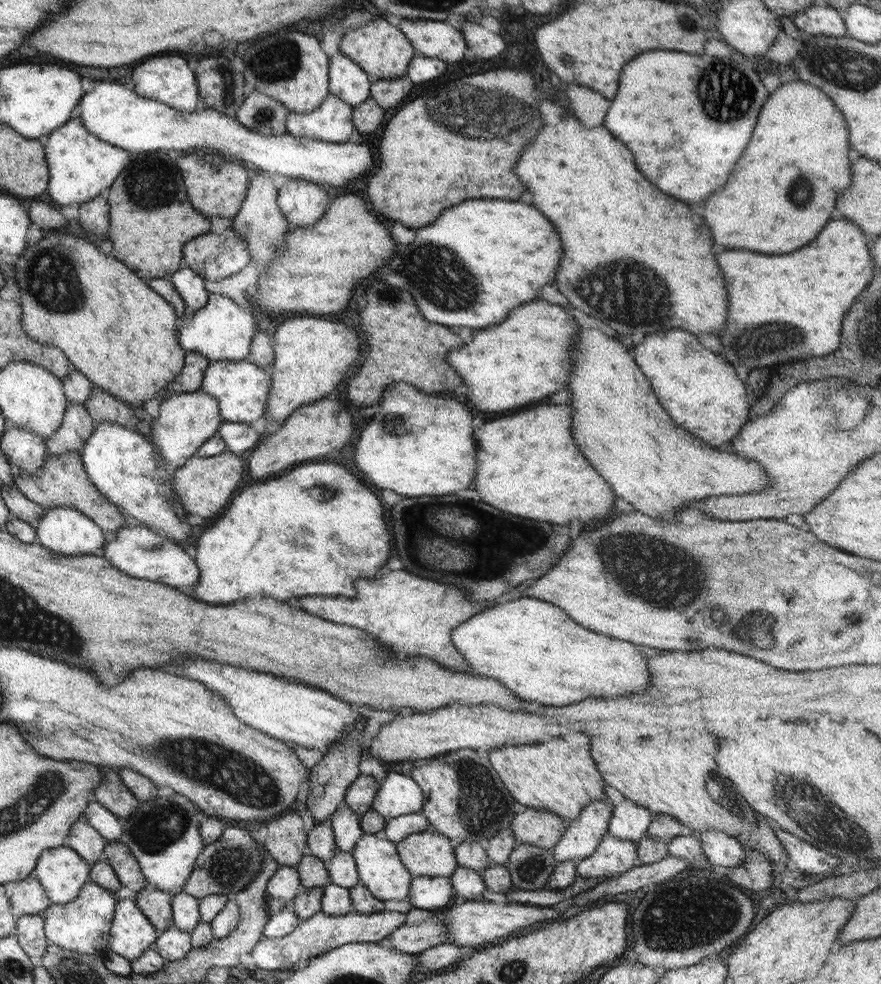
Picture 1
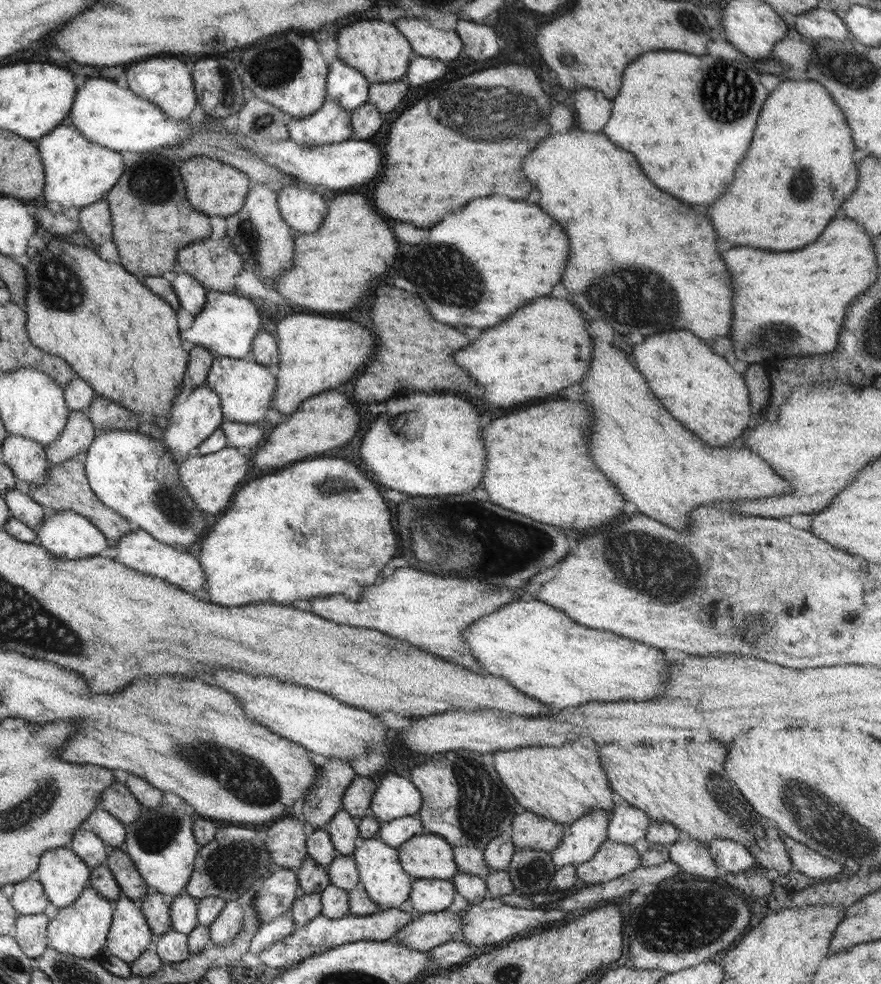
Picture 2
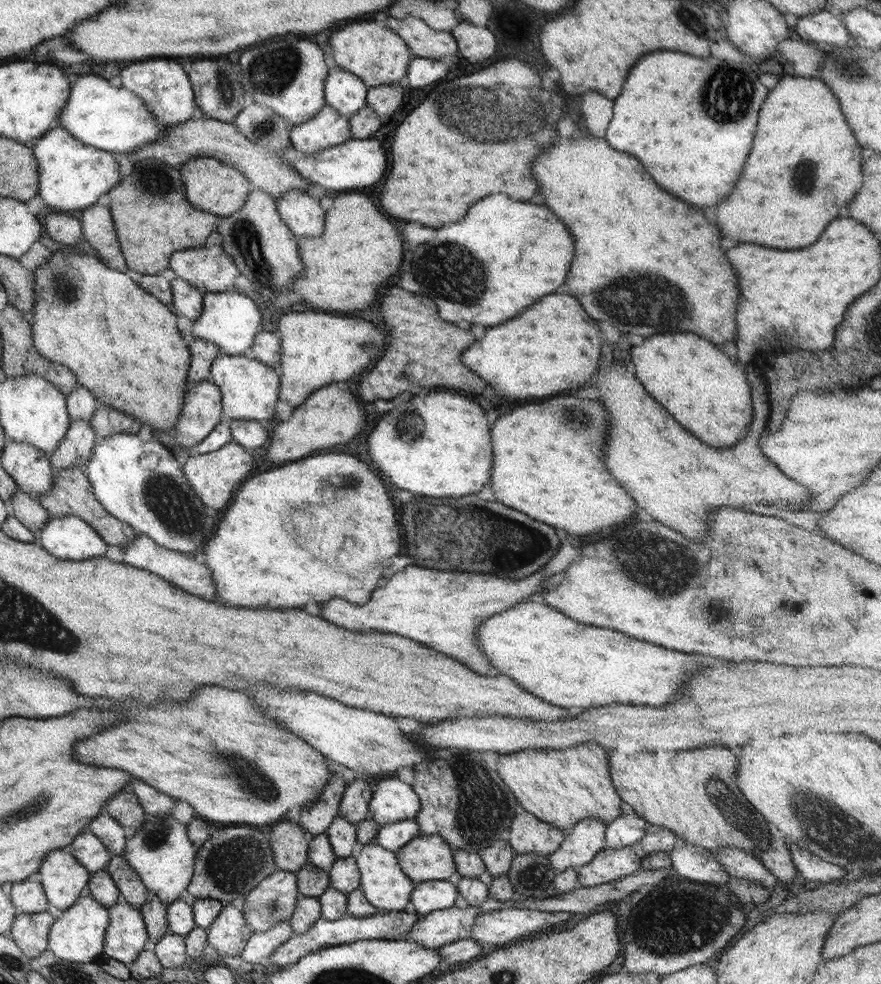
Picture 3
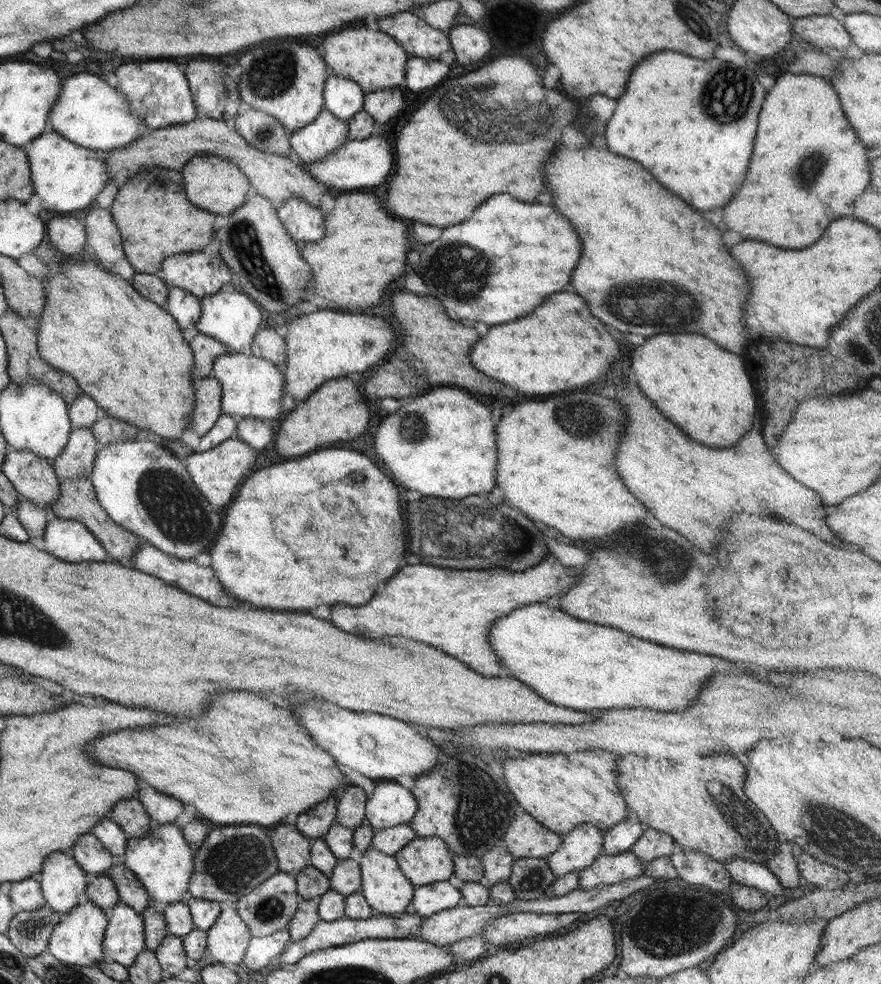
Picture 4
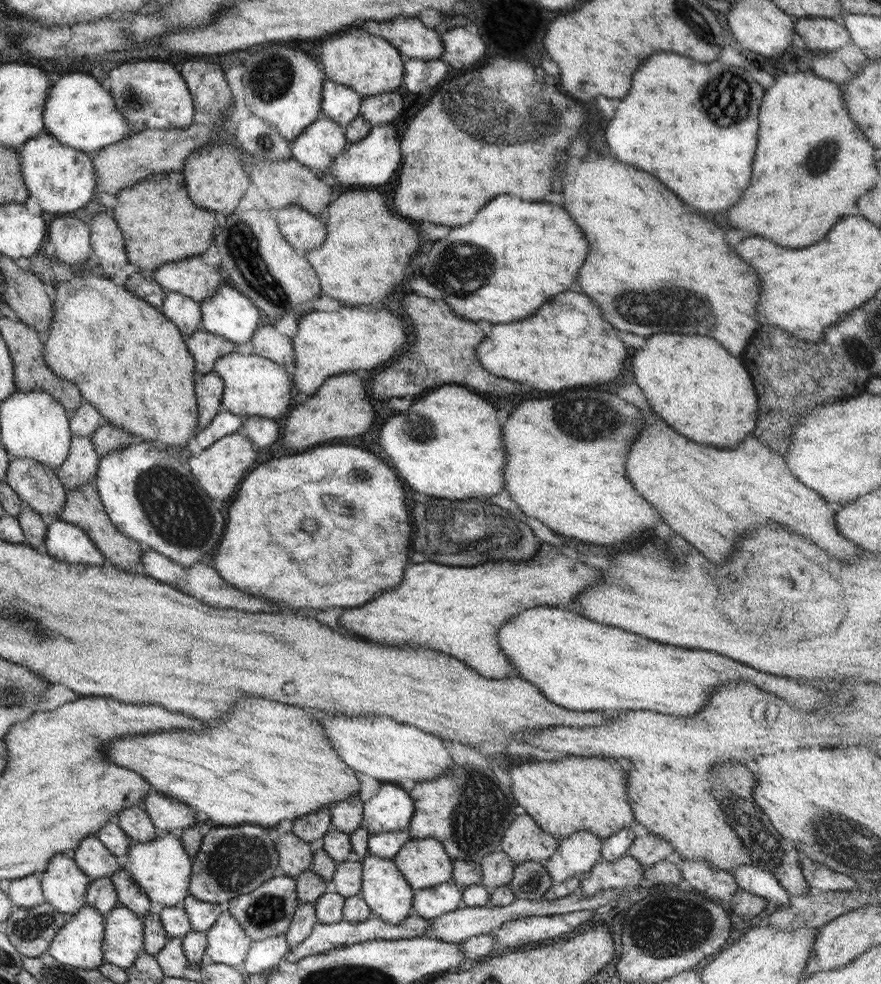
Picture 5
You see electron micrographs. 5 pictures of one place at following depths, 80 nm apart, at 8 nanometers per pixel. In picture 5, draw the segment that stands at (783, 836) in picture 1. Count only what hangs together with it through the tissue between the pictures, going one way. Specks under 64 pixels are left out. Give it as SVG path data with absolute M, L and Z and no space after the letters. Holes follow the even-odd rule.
M800 851L801 870L812 891L830 892L854 890L859 886L853 878L836 873L831 868L810 860Z

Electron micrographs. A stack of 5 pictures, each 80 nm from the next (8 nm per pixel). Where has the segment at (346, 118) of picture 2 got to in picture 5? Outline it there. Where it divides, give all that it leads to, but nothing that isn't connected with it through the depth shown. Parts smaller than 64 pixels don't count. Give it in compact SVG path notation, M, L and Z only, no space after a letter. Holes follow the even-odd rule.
M322 115L291 141L291 155L292 159L322 177L348 144L345 127Z

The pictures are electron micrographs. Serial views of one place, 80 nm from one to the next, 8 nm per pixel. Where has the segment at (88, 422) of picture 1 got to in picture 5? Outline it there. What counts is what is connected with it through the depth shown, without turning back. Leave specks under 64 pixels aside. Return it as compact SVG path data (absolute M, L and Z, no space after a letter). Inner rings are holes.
M73 435L68 456L55 473L67 490L87 483L94 484L100 459L89 437Z

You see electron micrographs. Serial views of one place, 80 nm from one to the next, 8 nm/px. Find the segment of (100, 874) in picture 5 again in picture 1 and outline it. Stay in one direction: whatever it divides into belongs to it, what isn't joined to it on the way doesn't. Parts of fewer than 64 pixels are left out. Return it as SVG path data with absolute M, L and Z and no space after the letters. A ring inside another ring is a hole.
M81 819L73 825L66 846L78 851L88 863L95 864L104 857L103 852L107 843L95 828Z

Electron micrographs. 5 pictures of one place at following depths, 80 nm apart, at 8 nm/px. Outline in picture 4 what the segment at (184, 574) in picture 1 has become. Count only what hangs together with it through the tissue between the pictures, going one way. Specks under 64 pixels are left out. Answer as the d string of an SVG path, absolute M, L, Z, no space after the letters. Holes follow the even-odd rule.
M149 542L146 544L141 544L137 551L134 553L132 558L132 564L130 564L134 569L146 571L156 578L192 594L192 596L198 596L206 602L212 602L214 606L236 606L236 598L232 598L230 594L226 594L214 574L212 567L199 566L196 561L192 559L180 560L175 556L170 556L169 554L164 554L159 547L152 546Z

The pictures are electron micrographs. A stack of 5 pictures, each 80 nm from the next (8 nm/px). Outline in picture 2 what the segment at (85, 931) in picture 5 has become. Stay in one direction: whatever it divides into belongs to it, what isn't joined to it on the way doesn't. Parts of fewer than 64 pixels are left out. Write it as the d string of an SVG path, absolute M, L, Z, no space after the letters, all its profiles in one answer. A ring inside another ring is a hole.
M89 884L74 905L66 908L51 908L50 925L47 927L50 948L76 958L97 958L98 954L106 949L113 910L114 902L104 898Z

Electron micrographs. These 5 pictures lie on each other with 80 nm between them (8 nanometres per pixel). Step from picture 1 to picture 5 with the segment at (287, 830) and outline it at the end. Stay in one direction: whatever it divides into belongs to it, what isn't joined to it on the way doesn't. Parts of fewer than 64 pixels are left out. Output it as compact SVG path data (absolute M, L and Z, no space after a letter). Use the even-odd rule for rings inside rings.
M292 831L273 840L279 854L279 868L292 878L311 869L313 854L308 842L300 840Z

